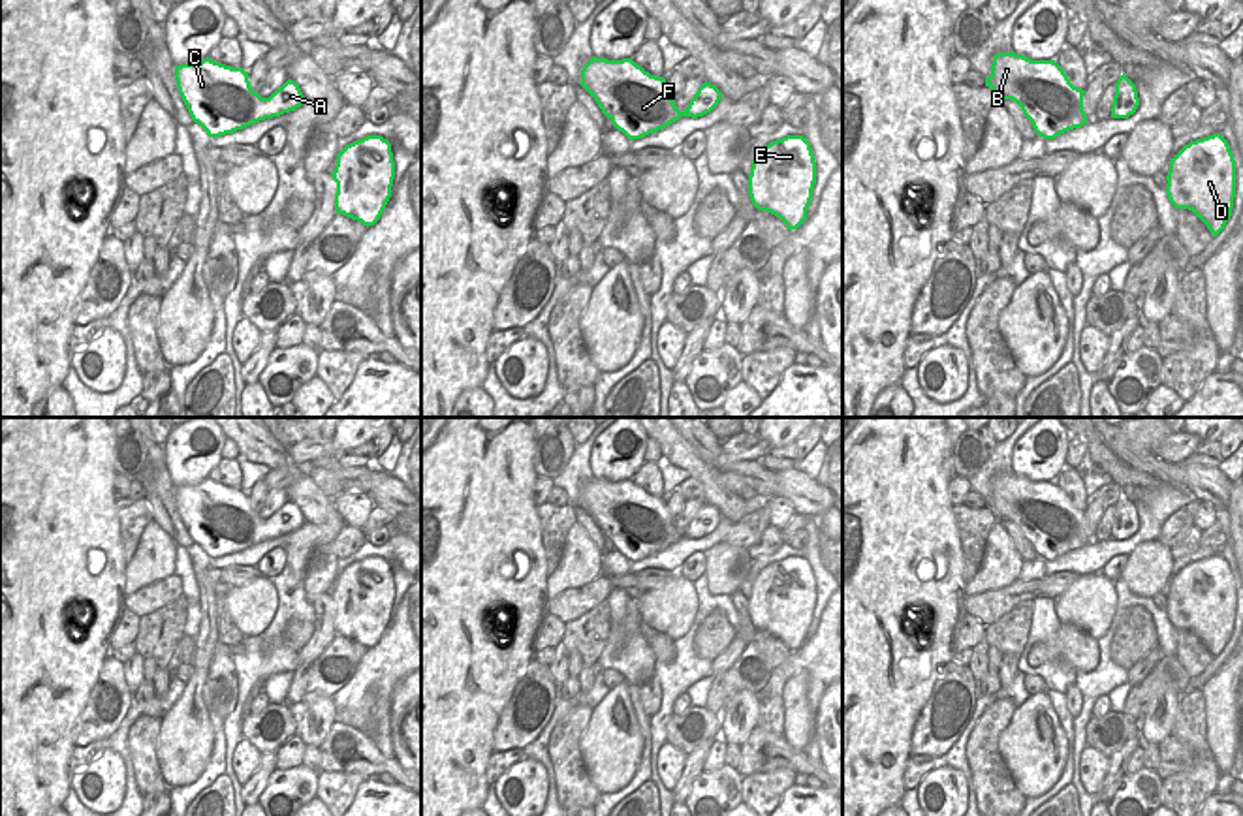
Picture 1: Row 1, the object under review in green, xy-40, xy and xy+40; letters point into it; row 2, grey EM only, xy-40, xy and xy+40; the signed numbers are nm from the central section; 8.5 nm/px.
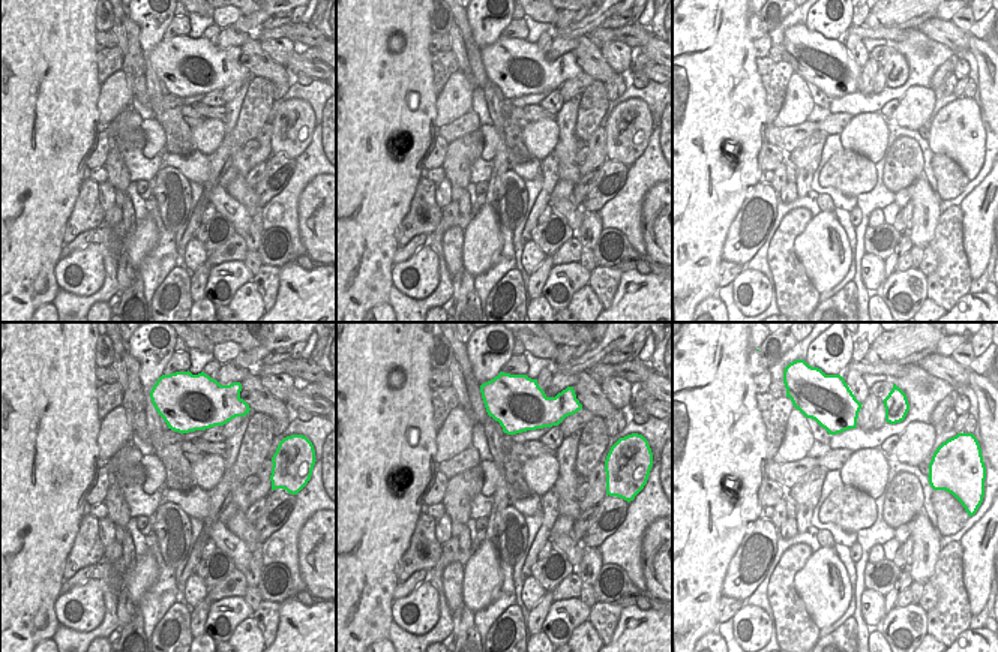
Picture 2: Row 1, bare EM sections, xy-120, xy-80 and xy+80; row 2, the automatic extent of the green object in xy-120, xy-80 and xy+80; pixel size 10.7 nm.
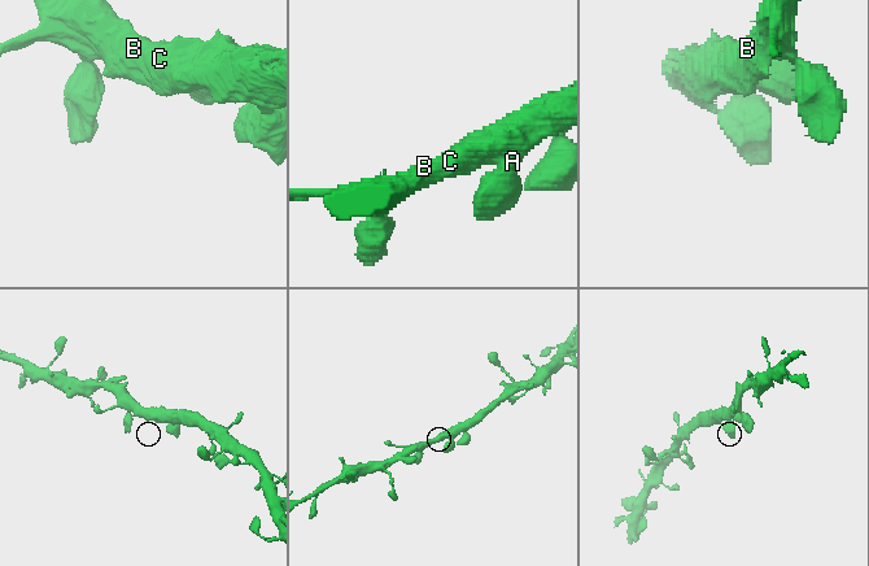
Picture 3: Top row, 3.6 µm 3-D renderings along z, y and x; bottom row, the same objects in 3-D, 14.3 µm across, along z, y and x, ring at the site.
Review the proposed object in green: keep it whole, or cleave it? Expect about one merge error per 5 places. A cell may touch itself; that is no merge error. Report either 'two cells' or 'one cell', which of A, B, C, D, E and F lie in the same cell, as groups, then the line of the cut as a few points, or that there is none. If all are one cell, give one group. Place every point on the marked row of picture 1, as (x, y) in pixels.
one cell; groups A B C D E F; cut none

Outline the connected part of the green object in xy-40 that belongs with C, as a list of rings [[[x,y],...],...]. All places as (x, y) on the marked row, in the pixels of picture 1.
[[[211,60],[175,66],[179,94],[209,137],[233,133],[265,118],[295,111],[307,100],[288,79],[269,98],[252,90],[248,71]]]

